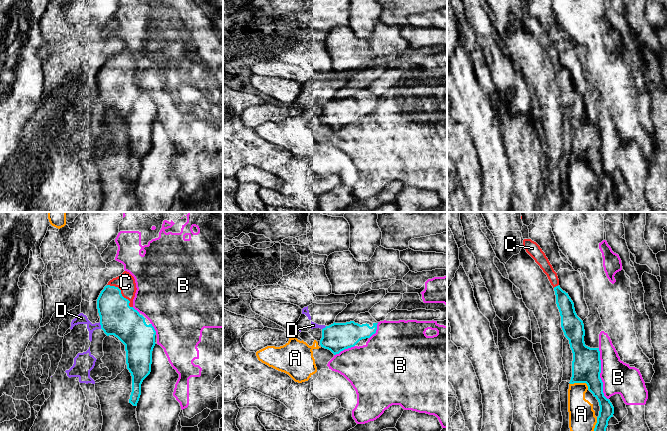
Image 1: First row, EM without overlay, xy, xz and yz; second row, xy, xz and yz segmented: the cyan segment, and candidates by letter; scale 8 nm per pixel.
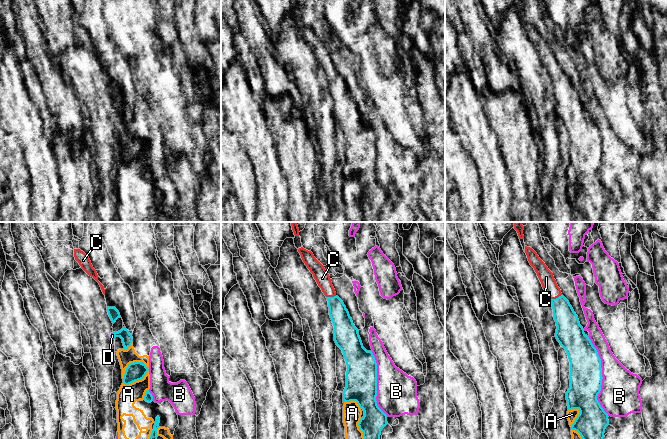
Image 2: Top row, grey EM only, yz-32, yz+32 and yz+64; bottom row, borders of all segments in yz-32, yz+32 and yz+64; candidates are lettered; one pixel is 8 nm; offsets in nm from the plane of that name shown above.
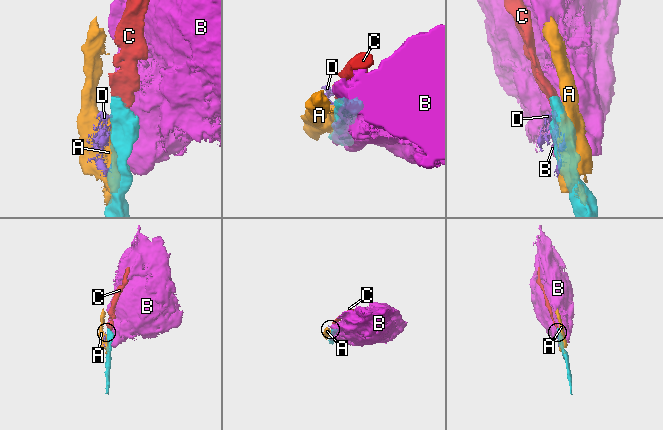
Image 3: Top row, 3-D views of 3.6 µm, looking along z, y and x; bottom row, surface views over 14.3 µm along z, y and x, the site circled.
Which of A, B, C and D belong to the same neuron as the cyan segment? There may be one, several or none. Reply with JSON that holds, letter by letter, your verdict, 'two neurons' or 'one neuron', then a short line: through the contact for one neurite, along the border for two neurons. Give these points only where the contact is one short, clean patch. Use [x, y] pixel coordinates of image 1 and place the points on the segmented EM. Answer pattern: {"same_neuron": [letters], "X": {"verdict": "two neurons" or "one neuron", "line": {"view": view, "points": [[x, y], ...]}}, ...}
{"same_neuron": ["C"], "A": {"verdict": "two neurons"}, "B": {"verdict": "two neurons"}, "C": {"verdict": "one neuron", "line": {"view": "xy", "points": [[117, 318], [120, 293], [125, 282]]}}, "D": {"verdict": "two neurons"}}

